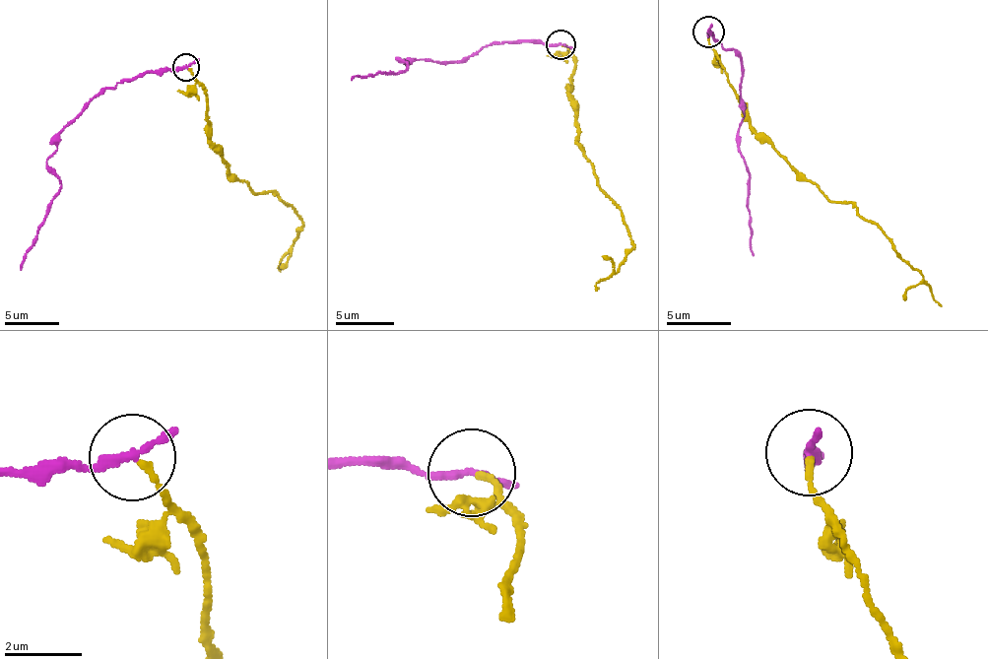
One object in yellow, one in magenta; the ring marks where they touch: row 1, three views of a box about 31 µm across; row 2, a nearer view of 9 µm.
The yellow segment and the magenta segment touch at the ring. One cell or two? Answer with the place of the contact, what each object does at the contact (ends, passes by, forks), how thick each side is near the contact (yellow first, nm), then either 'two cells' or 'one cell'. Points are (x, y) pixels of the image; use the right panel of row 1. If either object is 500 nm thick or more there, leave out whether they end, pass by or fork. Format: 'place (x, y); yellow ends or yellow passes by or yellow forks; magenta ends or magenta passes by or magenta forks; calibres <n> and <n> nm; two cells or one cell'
place (708, 32); yellow ends; magenta passes by; calibres 150 and 180 nm; two cells

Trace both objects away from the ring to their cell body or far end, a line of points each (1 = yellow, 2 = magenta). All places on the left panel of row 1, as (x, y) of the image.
1: (188, 68), (206, 97), (209, 133), (229, 170), (255, 194), (271, 192), (288, 204), (301, 222), (280, 272)
2: (185, 68), (122, 78), (64, 128), (47, 161), (62, 187), (22, 269)

